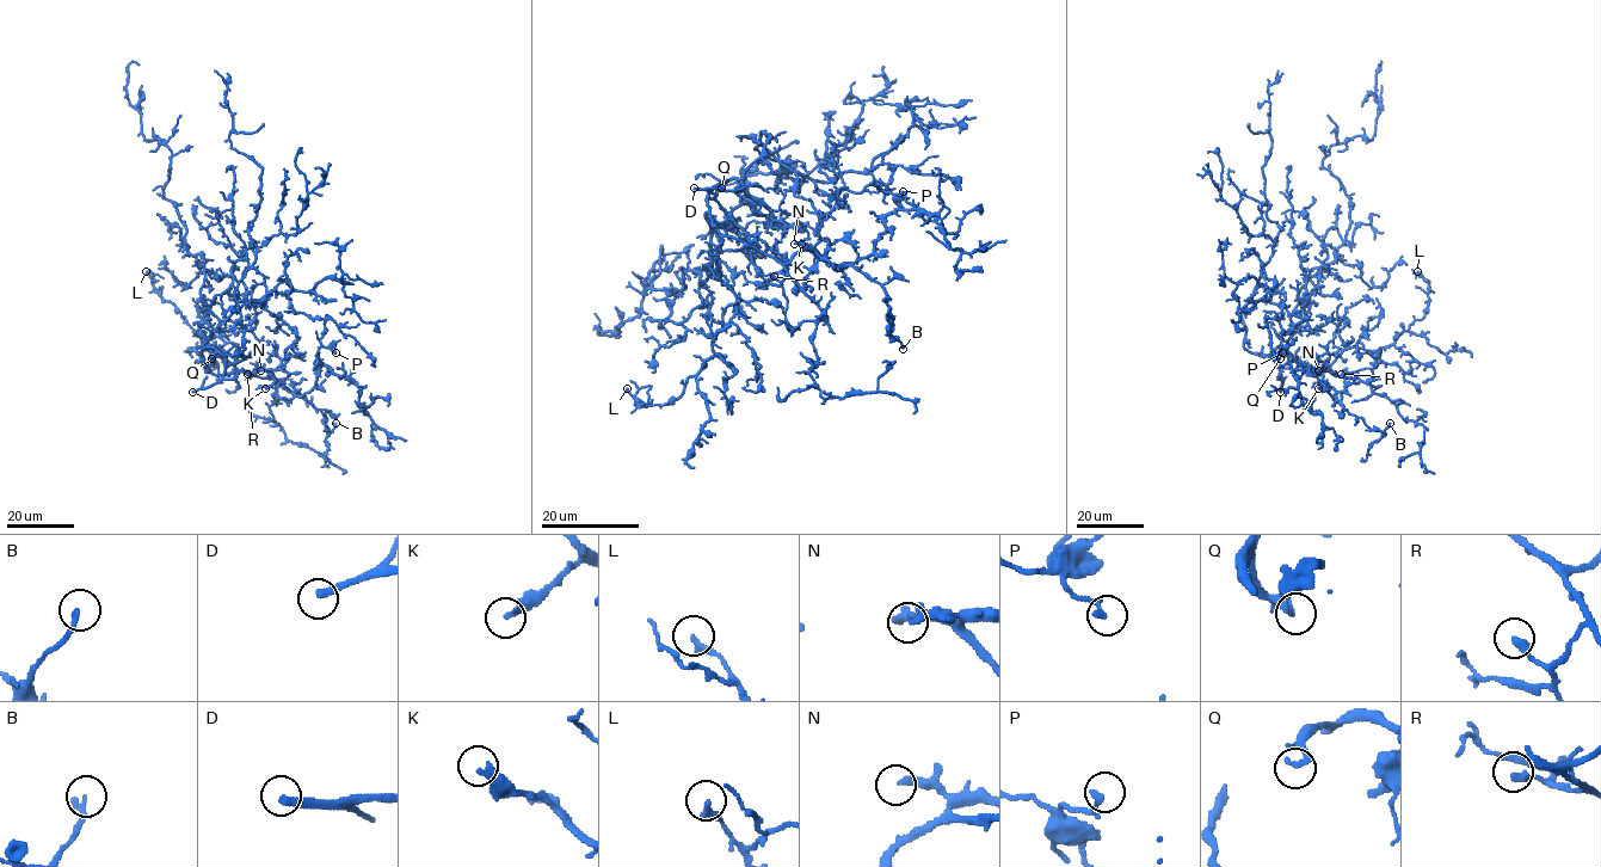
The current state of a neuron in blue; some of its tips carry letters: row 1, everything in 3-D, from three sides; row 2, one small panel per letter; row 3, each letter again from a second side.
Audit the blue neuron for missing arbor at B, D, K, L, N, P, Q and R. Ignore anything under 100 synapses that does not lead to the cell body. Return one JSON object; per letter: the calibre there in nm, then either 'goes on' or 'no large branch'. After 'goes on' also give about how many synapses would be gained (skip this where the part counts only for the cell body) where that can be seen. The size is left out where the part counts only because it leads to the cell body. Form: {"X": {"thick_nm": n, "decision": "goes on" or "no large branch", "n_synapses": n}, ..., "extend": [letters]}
{"B": {"thick_nm": 200, "decision": "no large branch"}, "D": {"thick_nm": 300, "decision": "goes on"}, "K": {"thick_nm": 320, "decision": "no large branch"}, "L": {"thick_nm": 260, "decision": "no large branch"}, "N": {"thick_nm": 320, "decision": "no large branch"}, "P": {"thick_nm": 240, "decision": "no large branch"}, "Q": {"thick_nm": 190, "decision": "no large branch"}, "R": {"thick_nm": 280, "decision": "no large branch"}, "extend": ["D"]}

